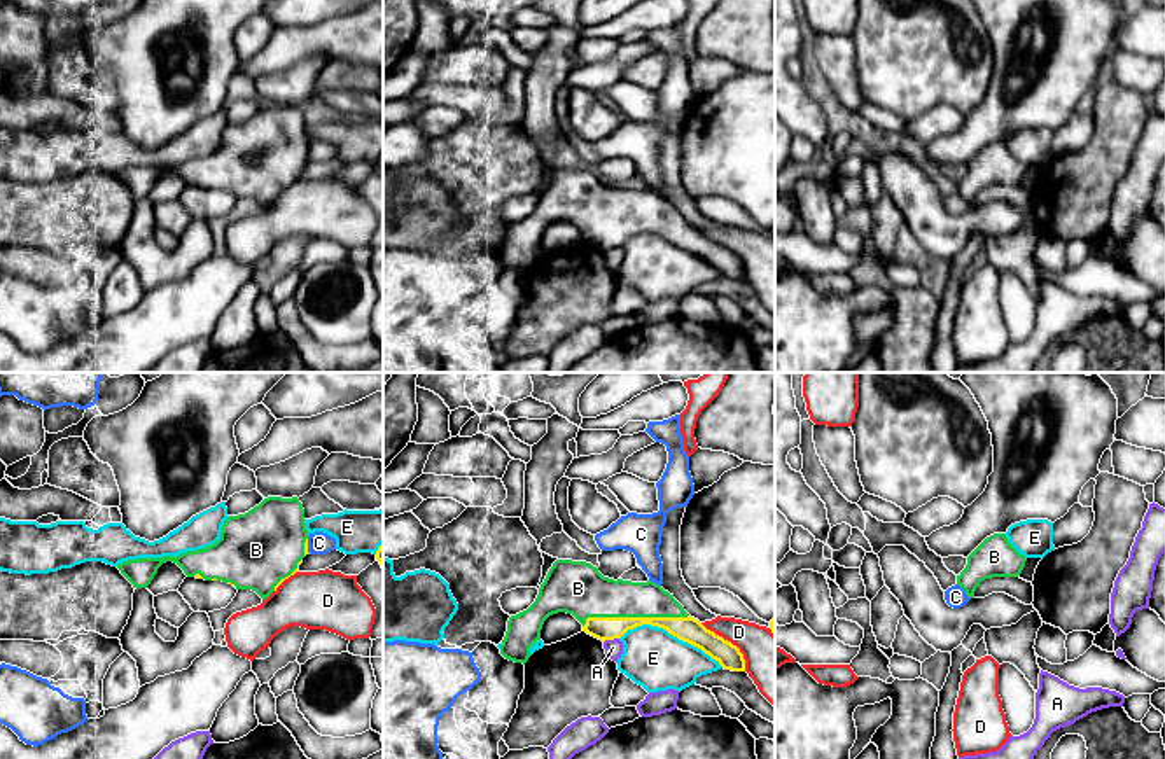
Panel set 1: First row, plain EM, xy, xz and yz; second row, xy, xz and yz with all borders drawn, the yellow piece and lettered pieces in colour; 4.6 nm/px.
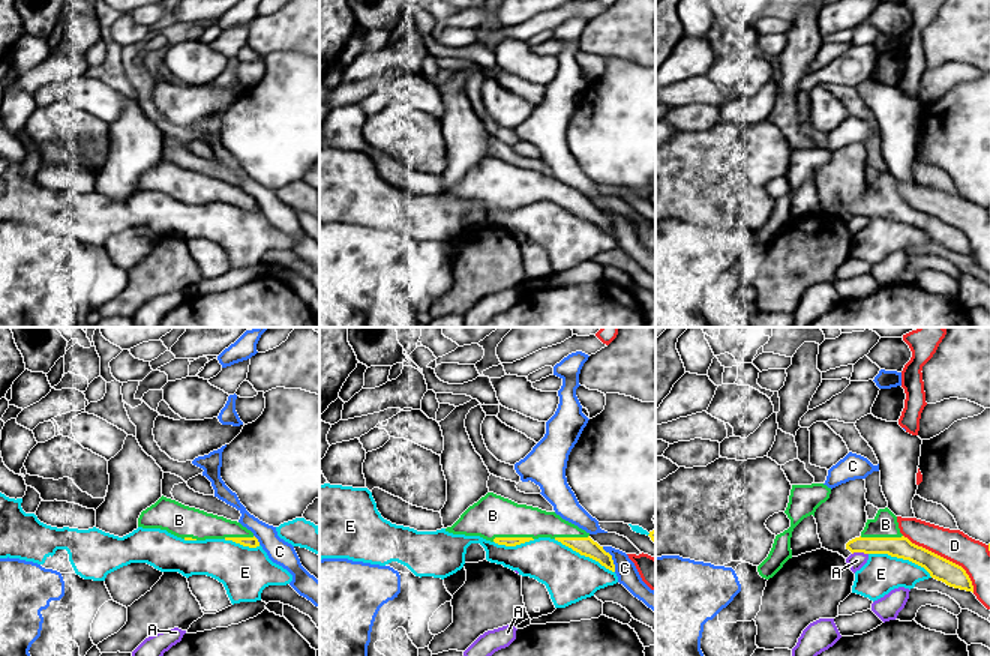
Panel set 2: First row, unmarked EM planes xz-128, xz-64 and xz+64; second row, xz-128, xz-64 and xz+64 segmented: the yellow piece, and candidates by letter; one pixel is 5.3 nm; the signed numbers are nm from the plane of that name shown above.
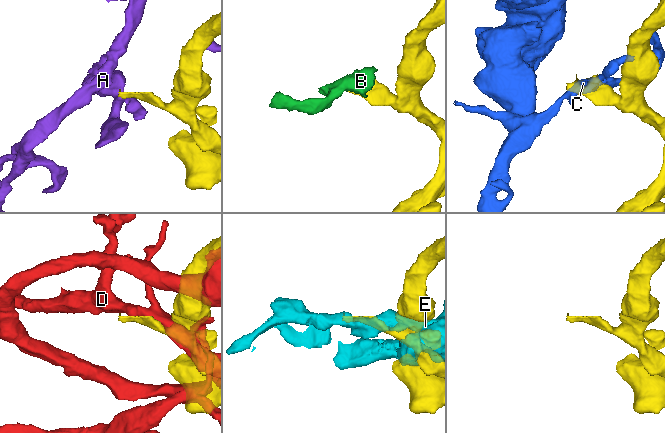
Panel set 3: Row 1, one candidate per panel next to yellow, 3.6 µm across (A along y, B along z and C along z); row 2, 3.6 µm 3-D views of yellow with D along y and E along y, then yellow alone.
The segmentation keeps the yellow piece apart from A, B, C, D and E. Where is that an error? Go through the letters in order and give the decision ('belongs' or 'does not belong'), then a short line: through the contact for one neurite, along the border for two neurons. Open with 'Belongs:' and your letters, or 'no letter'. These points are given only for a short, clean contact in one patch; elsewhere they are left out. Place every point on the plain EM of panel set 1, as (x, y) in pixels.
Belongs: B
A: does not belong
B: belongs
C: does not belong; line xy (306, 147), (308, 160)
D: does not belong
E: does not belong

